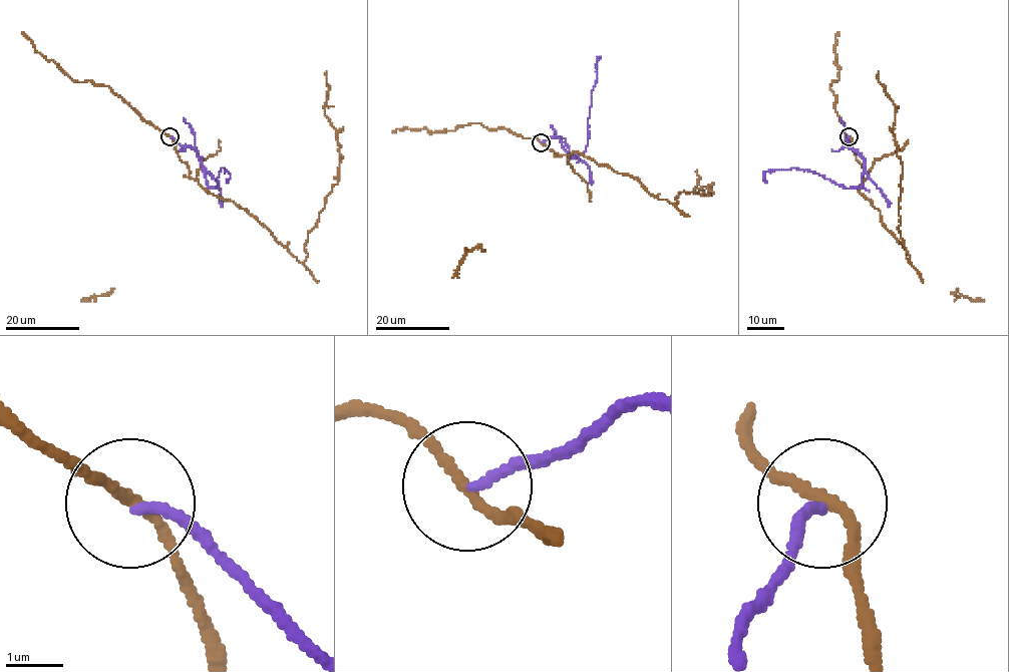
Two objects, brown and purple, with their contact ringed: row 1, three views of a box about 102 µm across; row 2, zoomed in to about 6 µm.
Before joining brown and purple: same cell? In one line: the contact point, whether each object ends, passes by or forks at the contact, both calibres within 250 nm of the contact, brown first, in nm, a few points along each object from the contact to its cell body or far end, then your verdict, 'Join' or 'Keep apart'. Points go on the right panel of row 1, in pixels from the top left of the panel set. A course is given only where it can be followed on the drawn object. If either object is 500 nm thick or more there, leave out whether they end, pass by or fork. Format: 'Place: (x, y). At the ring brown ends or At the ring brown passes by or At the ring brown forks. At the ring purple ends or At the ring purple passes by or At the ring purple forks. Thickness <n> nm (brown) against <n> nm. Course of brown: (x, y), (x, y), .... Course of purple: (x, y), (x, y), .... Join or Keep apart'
Place: (849, 136). At the ring brown passes by. At the ring purple ends. Thickness 170 nm (brown) against 150 nm. Course of brown: (849, 136), (863, 168), (859, 192), (911, 263), (899, 230), (896, 105), (879, 71). Course of purple: (849, 136), (844, 146), (856, 149), (864, 160), (859, 188), (845, 188), (795, 168), (768, 170), (766, 182). Keep apart

